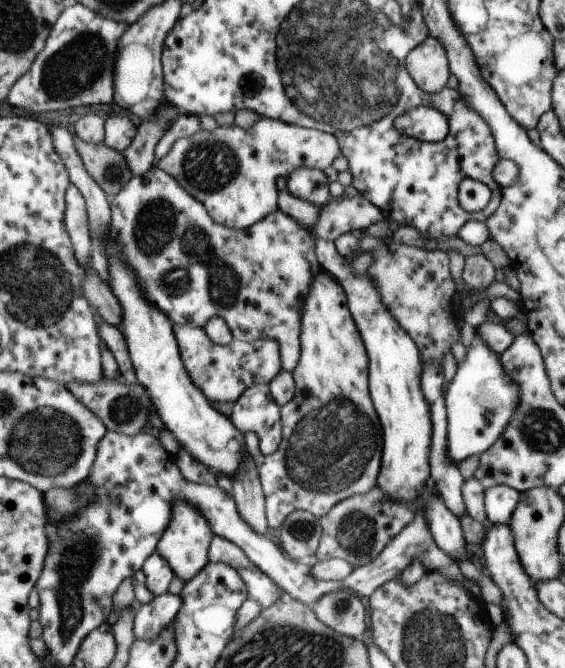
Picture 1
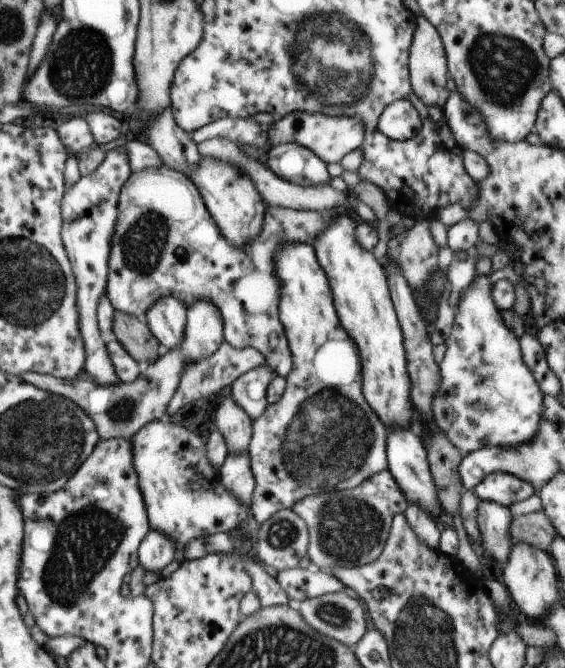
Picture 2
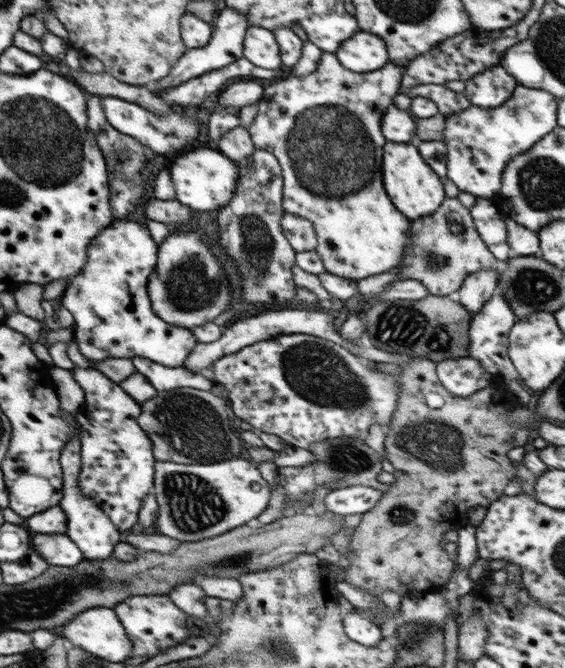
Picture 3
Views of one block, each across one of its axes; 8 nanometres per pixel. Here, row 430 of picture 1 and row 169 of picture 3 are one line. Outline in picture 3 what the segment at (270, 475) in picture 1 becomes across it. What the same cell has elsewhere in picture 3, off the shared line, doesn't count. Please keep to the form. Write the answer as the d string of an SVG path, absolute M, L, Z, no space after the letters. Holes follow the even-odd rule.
M322 52L317 66L310 72L311 74L297 78L297 76L289 75L287 78L278 82L269 83L262 90L261 98L256 102L256 113L252 123L246 128L248 130L251 142L254 148L264 150L271 153L277 160L282 170L282 201L281 208L284 212L300 216L309 221L316 234L316 245L314 251L321 259L324 271L342 276L351 280L361 280L369 276L381 274L393 270L401 262L404 248L408 243L409 220L403 216L389 200L386 195L383 184L381 184L381 152L383 144L386 143L386 138L380 131L382 114L392 106L392 98L398 94L397 90L401 89L401 75L404 73L404 68L393 63L385 63L381 68L371 72L351 72L344 69L337 57L330 52Z

